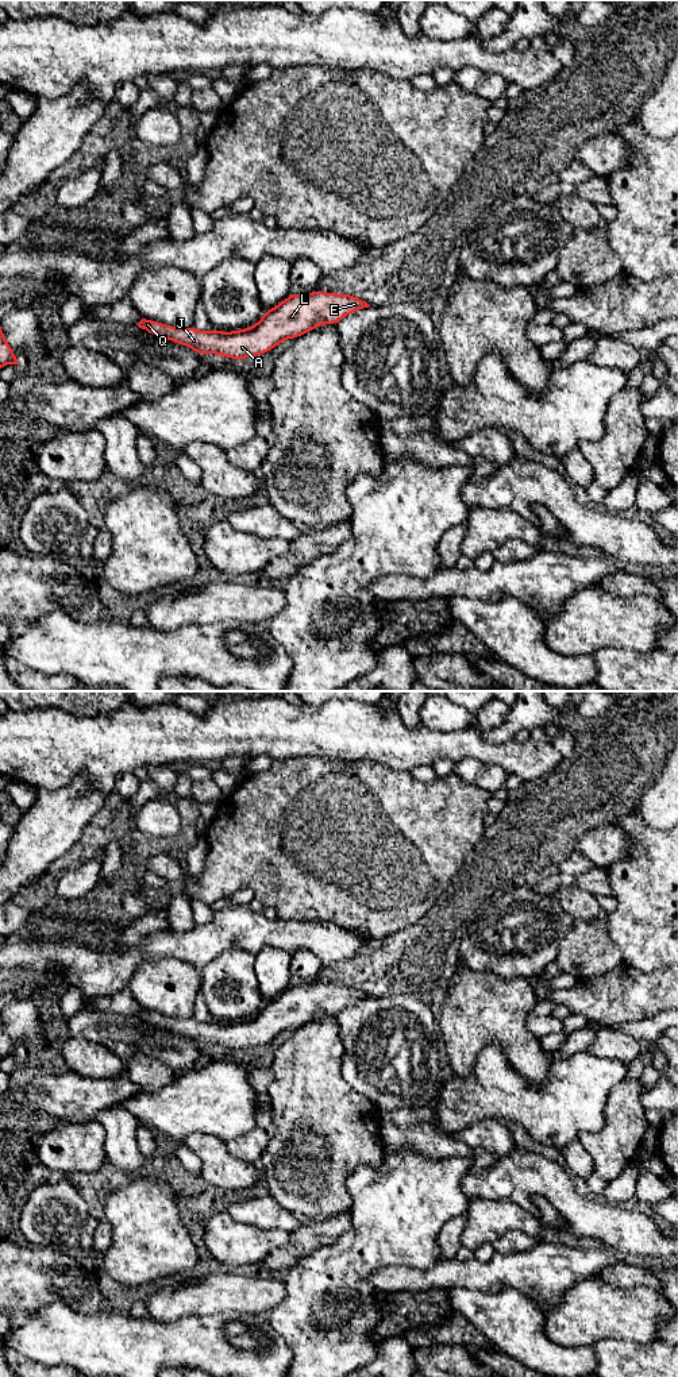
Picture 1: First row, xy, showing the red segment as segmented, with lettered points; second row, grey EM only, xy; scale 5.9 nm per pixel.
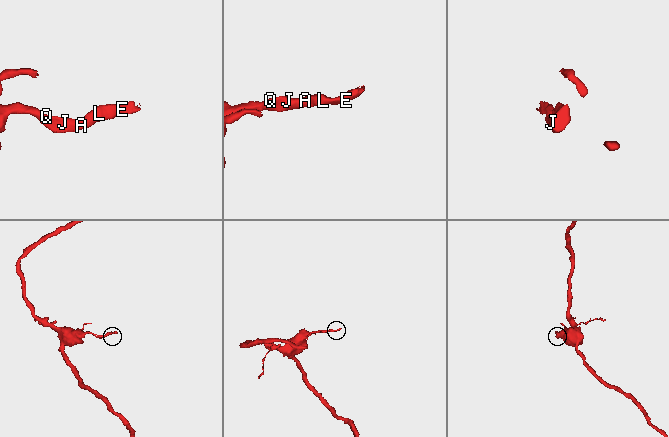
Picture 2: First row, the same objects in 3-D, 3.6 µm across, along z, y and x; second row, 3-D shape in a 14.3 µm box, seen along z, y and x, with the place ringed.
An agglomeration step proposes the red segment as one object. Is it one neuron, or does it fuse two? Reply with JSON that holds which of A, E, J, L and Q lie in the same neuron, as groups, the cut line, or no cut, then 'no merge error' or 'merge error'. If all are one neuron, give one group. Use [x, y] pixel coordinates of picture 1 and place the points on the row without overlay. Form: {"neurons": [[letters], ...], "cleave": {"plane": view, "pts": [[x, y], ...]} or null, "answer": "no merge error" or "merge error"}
{"neurons": [["A", "E", "J", "L", "Q"]], "cleave": null, "answer": "no merge error"}

